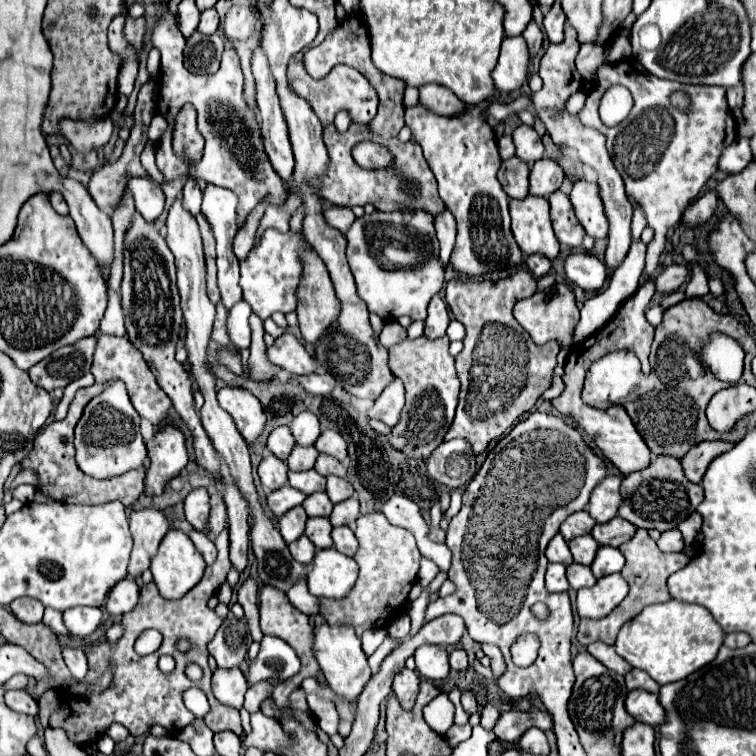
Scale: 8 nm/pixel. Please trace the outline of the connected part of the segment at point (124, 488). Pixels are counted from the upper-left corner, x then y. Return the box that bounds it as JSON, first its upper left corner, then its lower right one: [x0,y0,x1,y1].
[22,386,144,506]

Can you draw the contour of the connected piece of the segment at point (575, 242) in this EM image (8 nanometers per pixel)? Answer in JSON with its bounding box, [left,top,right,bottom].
[548,192,586,248]

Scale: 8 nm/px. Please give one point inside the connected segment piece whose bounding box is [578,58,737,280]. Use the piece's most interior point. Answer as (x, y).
(664, 160)

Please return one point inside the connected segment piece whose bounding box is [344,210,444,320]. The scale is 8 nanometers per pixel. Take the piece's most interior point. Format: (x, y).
(390, 293)

